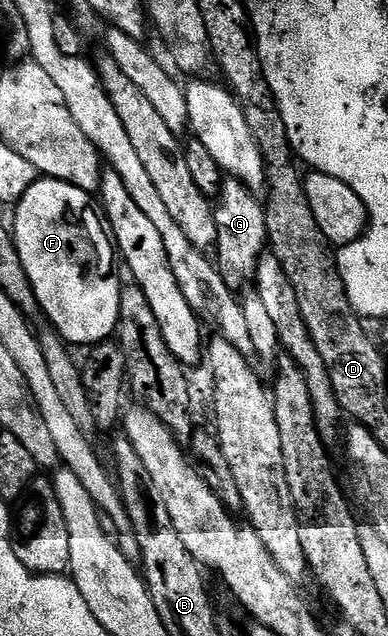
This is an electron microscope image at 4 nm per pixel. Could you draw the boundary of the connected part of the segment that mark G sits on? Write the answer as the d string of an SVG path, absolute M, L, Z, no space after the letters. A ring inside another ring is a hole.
M233 177L222 179L219 203L214 209L217 238L215 263L228 288L237 292L256 277L258 262L268 245L264 203L241 180Z

